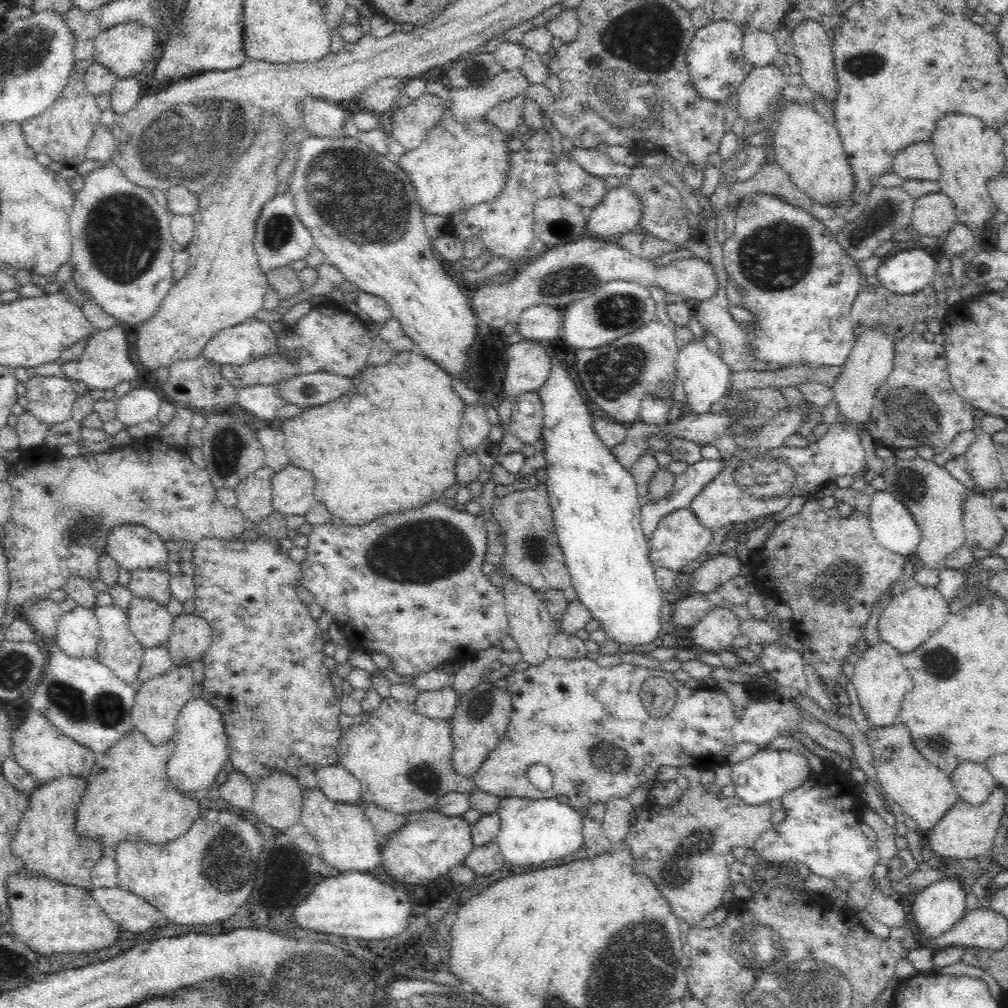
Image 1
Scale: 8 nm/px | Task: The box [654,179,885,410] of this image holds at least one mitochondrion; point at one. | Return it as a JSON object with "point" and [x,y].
{"point":[777,257]}

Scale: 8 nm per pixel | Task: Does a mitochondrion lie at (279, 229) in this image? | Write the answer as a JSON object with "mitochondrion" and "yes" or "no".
{"mitochondrion":"yes"}

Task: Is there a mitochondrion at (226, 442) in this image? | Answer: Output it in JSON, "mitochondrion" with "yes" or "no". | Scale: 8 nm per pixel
{"mitochondrion":"yes"}

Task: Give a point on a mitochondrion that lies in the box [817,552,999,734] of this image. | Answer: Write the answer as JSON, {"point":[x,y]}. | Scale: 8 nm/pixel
{"point":[941,665]}

